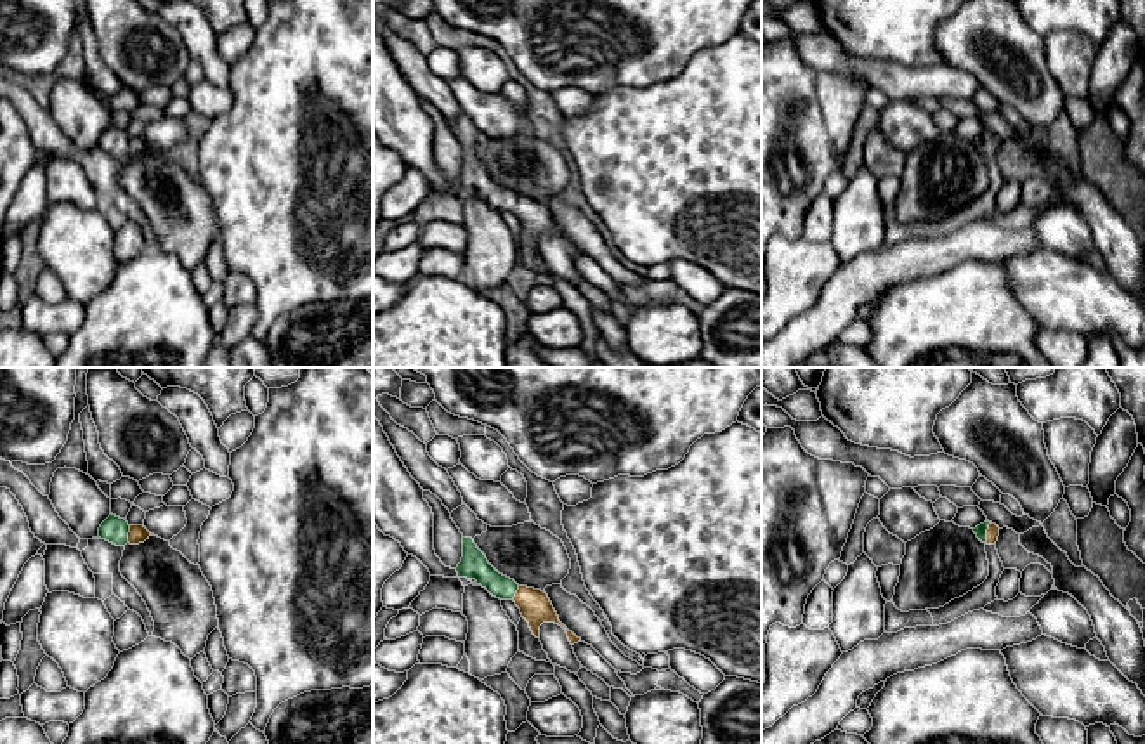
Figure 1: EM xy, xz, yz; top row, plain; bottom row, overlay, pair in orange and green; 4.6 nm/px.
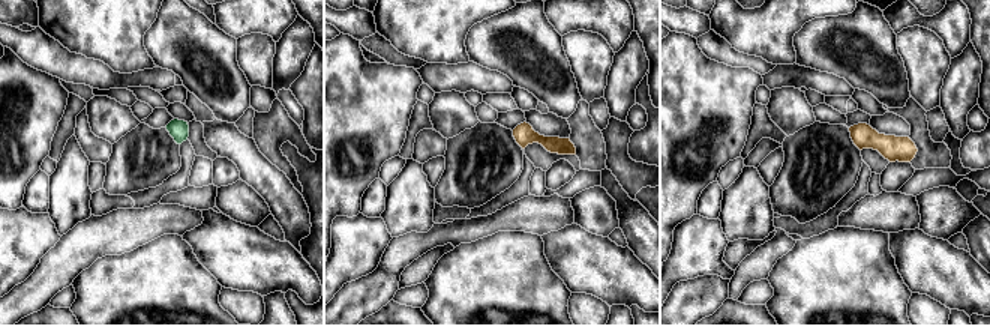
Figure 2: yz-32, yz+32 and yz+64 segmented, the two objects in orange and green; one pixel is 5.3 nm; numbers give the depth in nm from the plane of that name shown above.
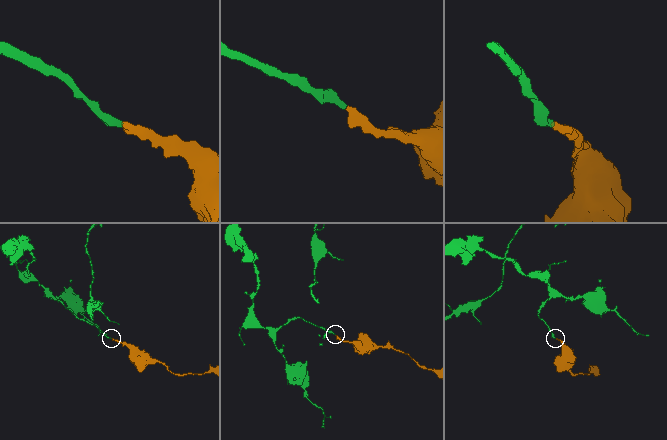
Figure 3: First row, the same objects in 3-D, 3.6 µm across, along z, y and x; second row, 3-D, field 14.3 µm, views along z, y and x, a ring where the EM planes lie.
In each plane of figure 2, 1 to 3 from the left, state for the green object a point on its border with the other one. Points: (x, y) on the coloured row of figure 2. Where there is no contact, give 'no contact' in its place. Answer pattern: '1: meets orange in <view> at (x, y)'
1: no contact
2: no contact
3: no contact

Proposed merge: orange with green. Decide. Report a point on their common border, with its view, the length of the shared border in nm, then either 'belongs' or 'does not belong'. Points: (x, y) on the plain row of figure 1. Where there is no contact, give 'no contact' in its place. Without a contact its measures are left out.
yz (987, 144) | 110 nm | belongs

